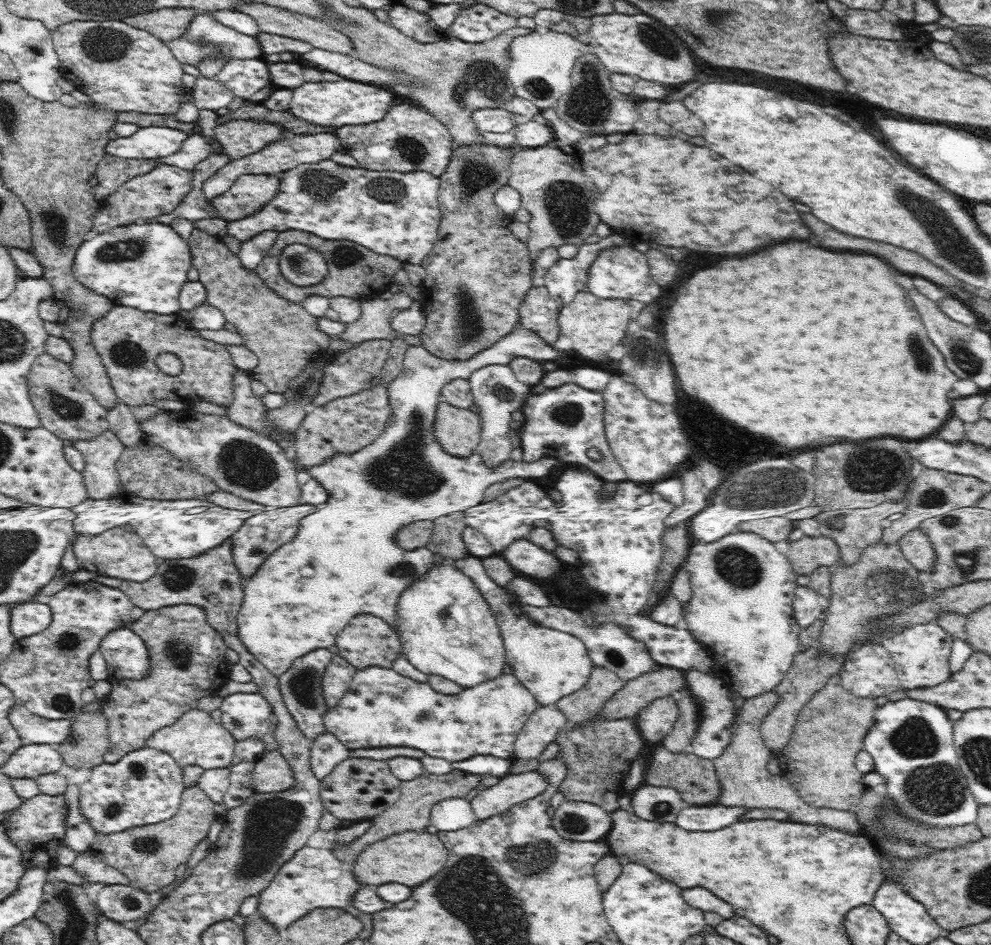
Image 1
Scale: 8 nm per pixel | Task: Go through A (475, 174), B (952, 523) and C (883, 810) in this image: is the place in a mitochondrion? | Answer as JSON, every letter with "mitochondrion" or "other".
{"A":"mitochondrion","B":"mitochondrion","C":"mitochondrion"}

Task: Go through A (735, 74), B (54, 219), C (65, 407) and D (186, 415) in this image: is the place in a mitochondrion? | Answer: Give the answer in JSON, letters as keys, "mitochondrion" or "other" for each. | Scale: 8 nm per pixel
{"A":"other","B":"mitochondrion","C":"mitochondrion","D":"other"}

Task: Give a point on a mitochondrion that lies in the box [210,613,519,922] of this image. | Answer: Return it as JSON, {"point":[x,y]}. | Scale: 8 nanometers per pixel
{"point":[267,827]}

